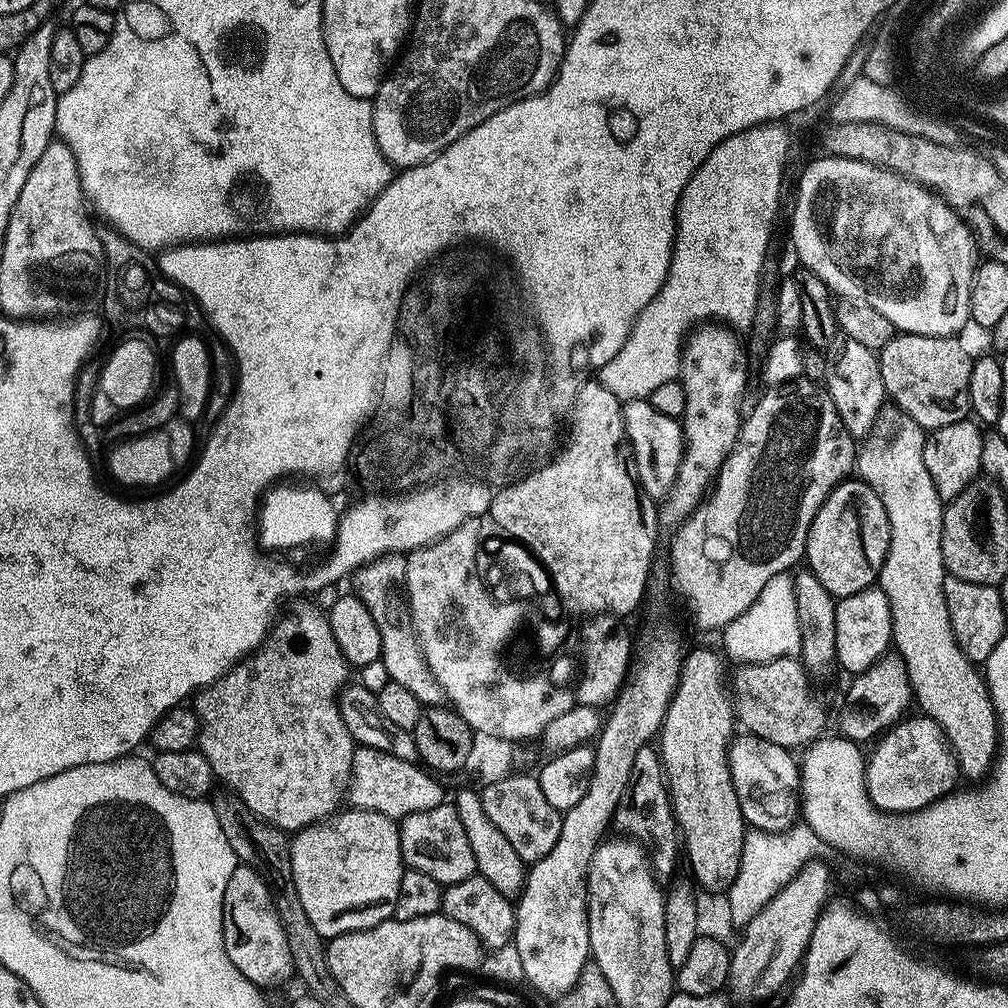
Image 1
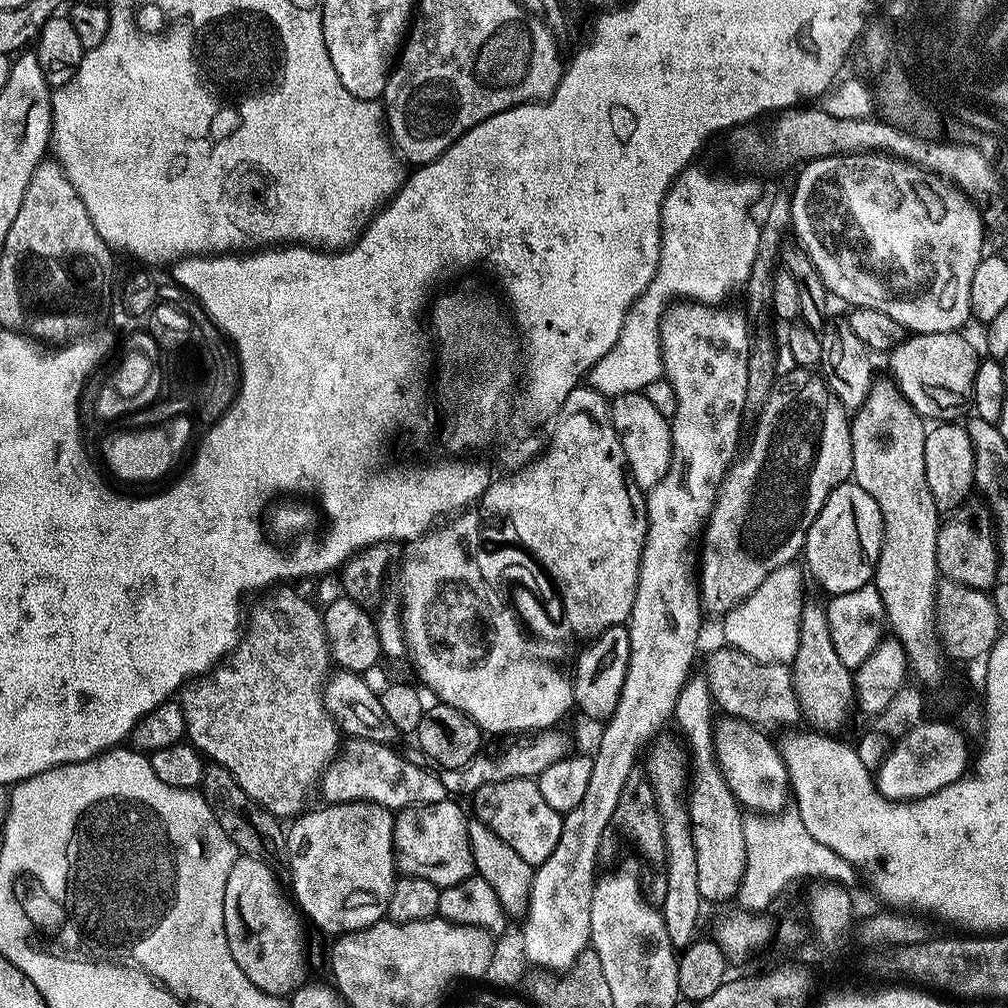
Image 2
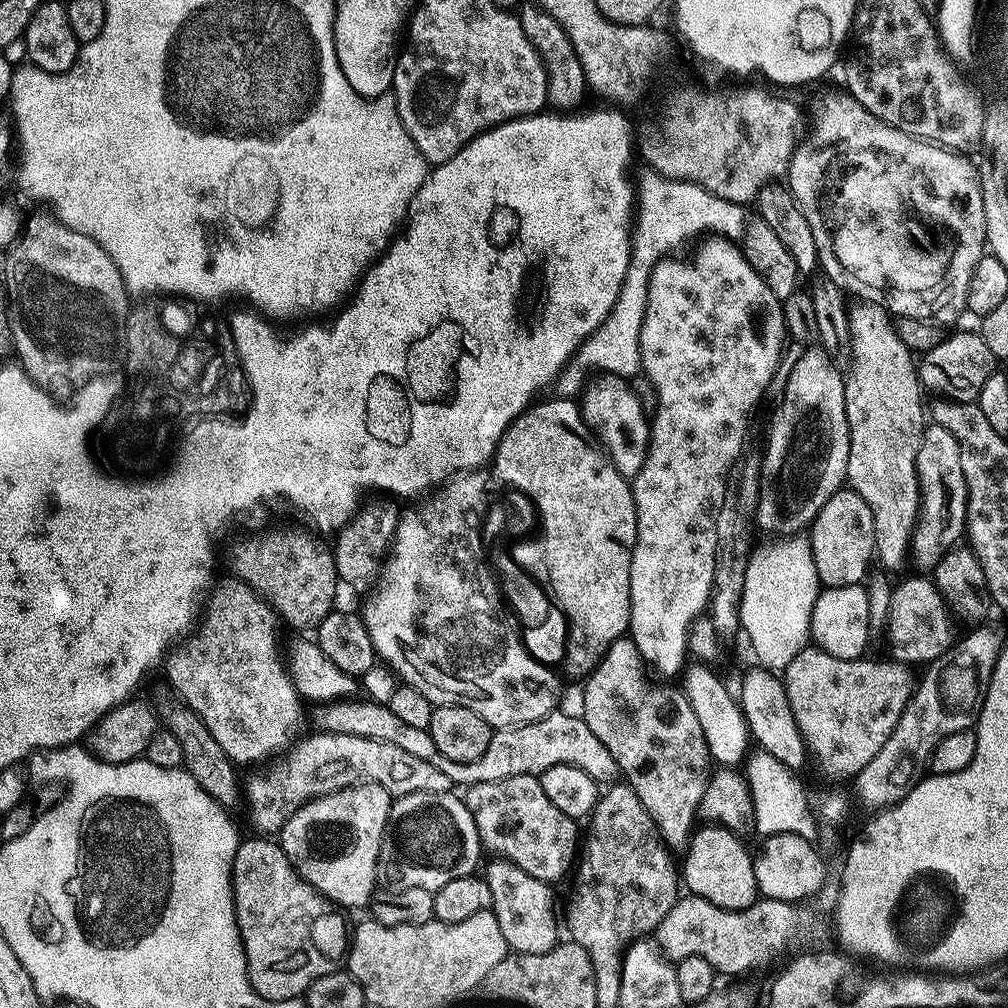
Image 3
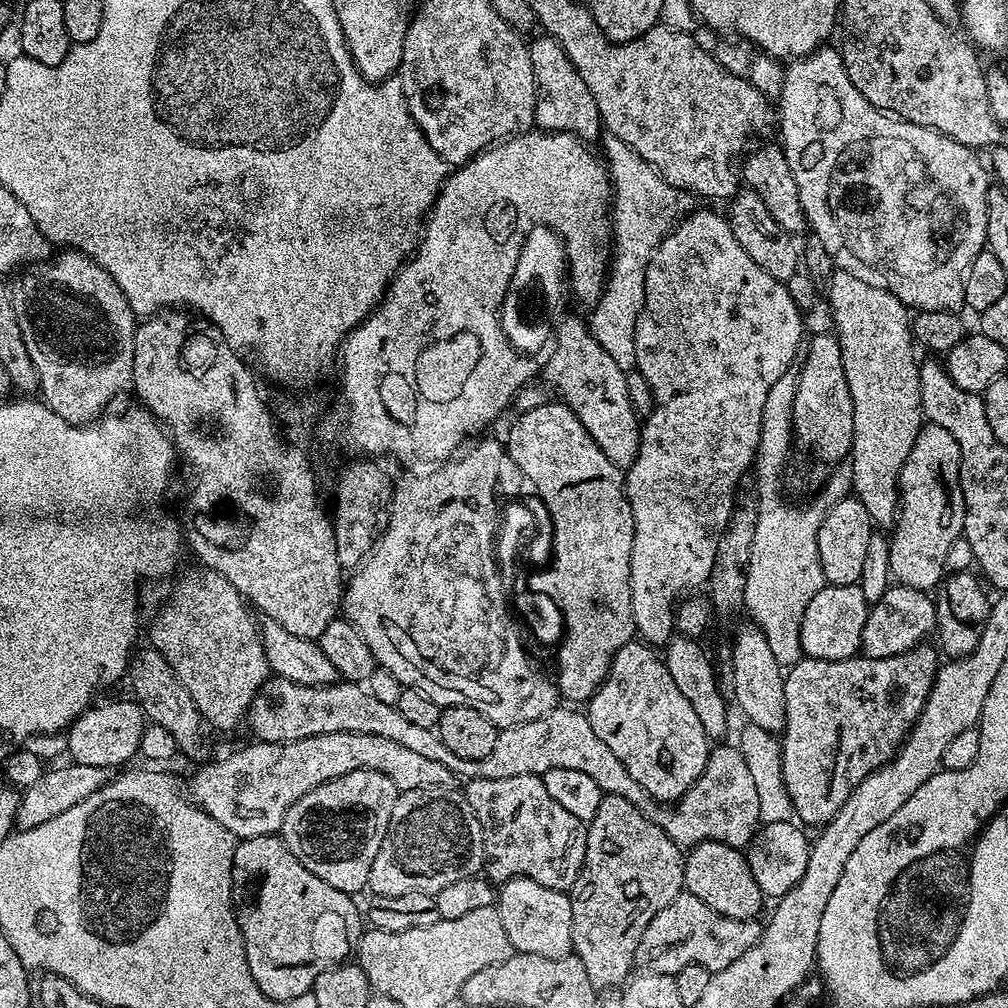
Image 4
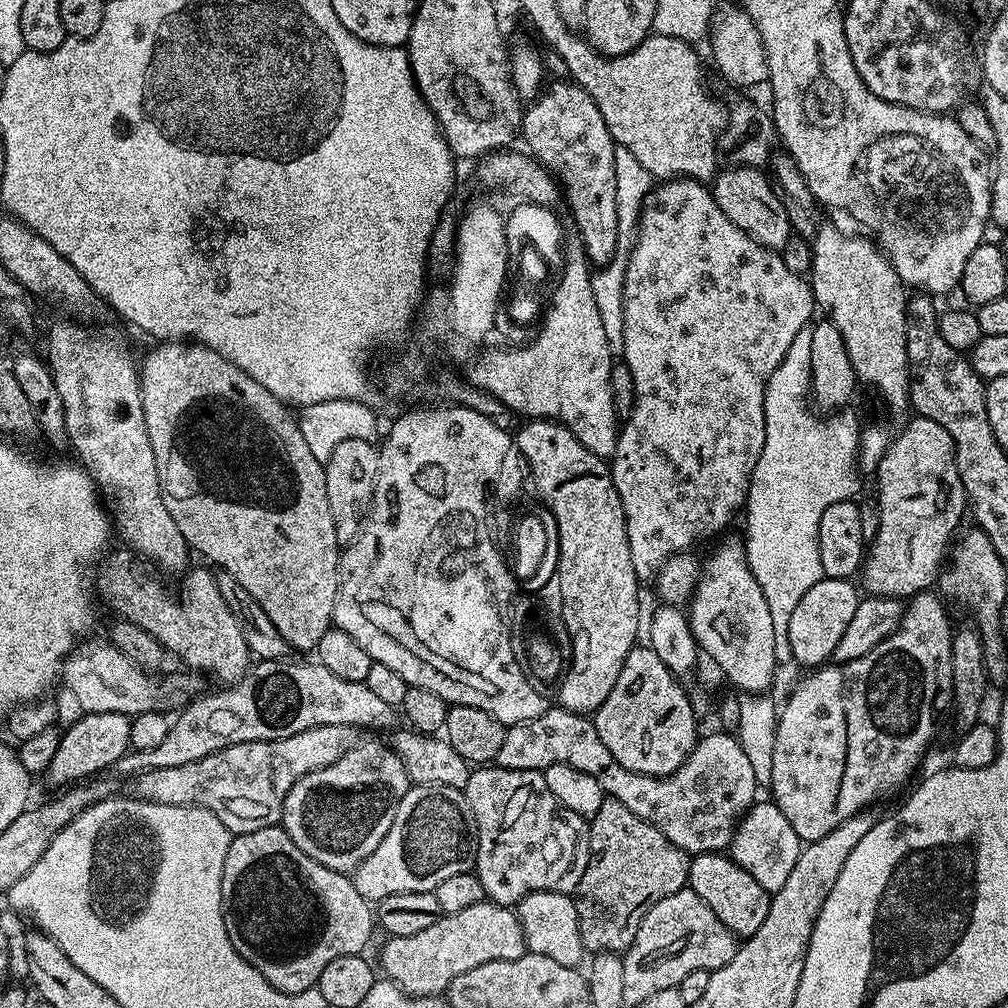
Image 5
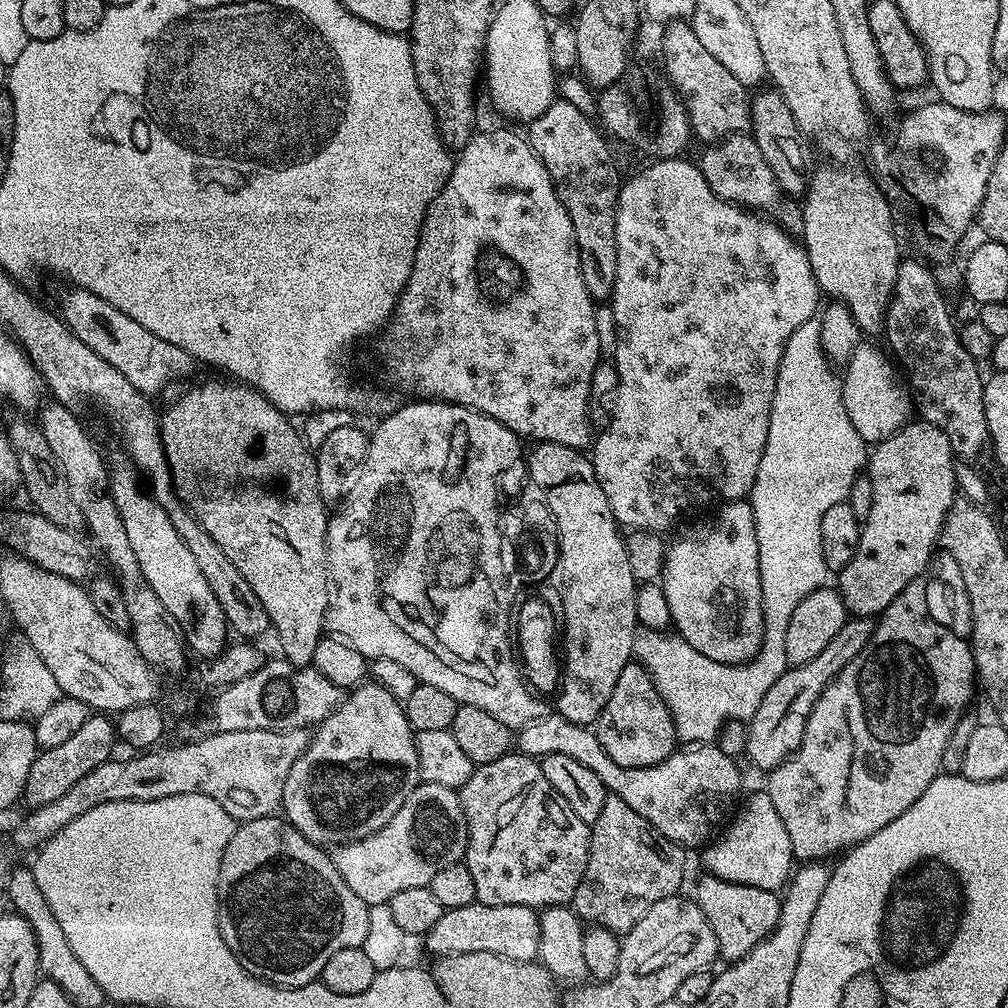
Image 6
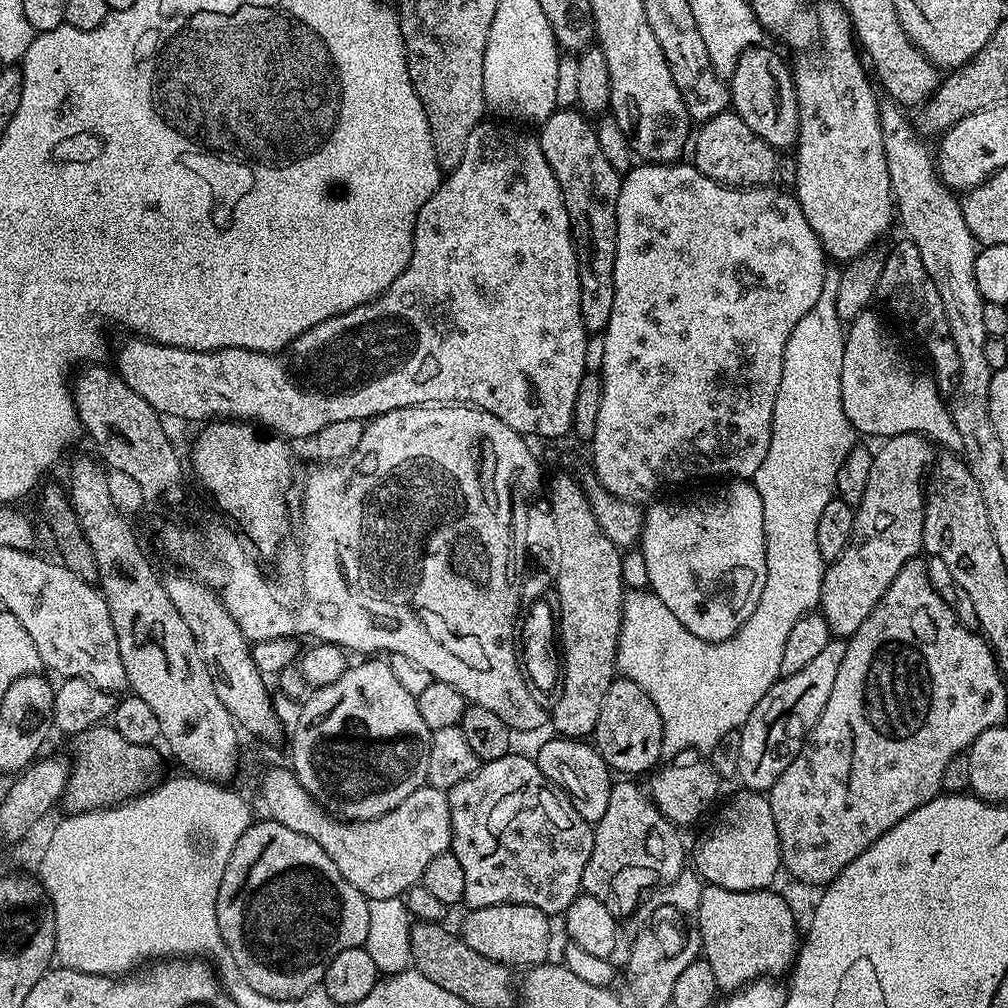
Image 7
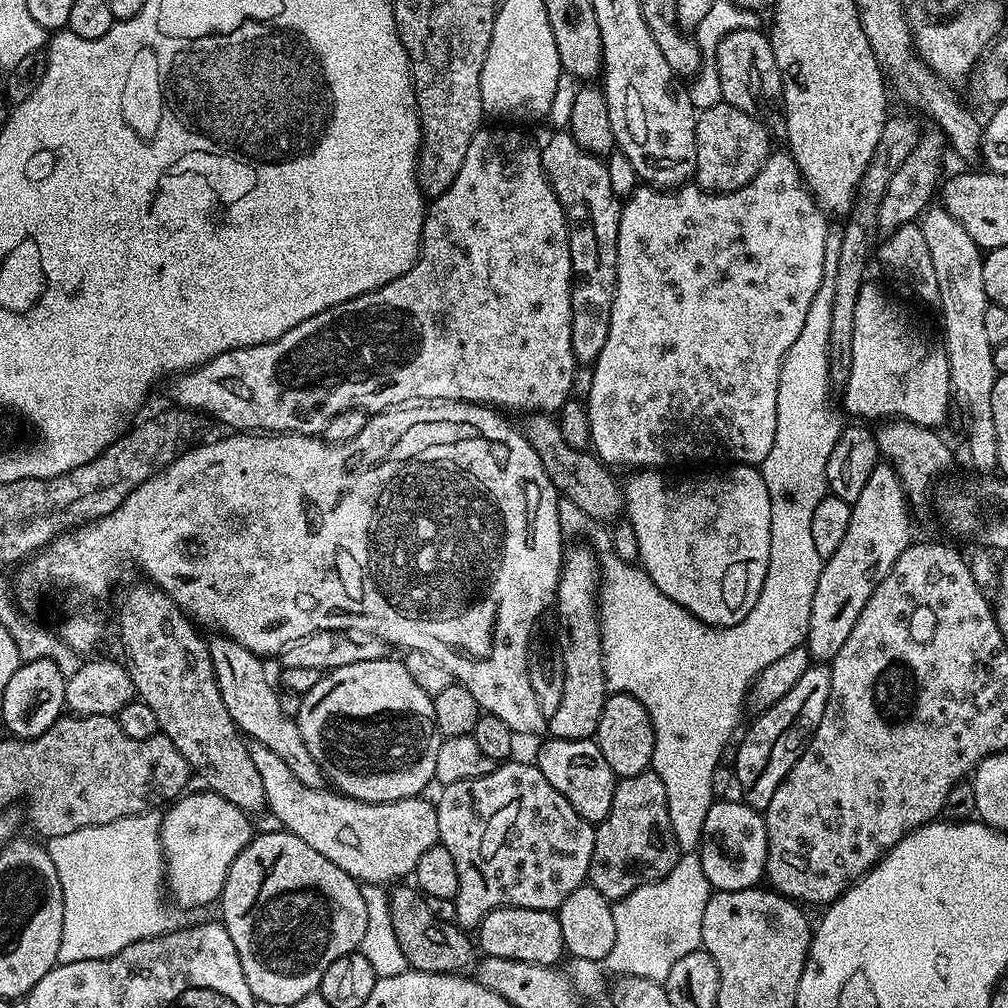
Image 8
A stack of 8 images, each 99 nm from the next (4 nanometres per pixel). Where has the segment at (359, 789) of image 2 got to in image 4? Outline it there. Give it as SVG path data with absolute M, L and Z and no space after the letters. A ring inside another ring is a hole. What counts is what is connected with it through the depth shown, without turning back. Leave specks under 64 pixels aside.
M335 732L287 740L285 744L251 743L241 752L201 763L197 767L200 769L188 780L188 792L186 788L187 799L240 840L279 833L286 810L290 810L298 798L354 770L378 770L386 774L400 792L415 788L455 789L458 784L458 777L450 766L442 766L442 762L434 762L398 742L390 742L390 738L378 738L374 734Z

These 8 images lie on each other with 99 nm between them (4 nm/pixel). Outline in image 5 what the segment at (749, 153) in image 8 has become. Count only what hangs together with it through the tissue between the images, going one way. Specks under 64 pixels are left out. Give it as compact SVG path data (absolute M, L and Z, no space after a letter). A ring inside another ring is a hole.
M728 166L723 170L717 171L710 184L712 197L718 202L722 214L730 218L744 233L750 238L757 240L764 248L781 250L786 246L786 242L793 236L790 218L786 218L786 206L773 181L759 168L741 168L739 166Z

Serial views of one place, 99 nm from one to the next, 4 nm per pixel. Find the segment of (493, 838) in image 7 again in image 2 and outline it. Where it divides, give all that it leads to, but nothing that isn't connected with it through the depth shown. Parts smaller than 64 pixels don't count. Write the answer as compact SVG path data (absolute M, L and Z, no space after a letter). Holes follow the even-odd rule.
M514 778L503 780L497 784L482 786L470 797L475 819L482 821L502 842L507 842L516 853L522 857L522 862L539 866L546 862L558 840L562 838L564 816L546 798L542 798L542 790L538 790L536 780L529 778Z

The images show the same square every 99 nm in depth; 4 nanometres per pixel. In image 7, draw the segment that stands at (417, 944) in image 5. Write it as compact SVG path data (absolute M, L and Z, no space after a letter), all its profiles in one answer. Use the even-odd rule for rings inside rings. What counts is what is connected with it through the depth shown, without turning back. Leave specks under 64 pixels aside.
M499 904L474 908L464 920L462 939L470 950L478 950L486 958L505 966L524 964L535 966L549 959L548 947L552 944L552 924L549 913L529 904Z

